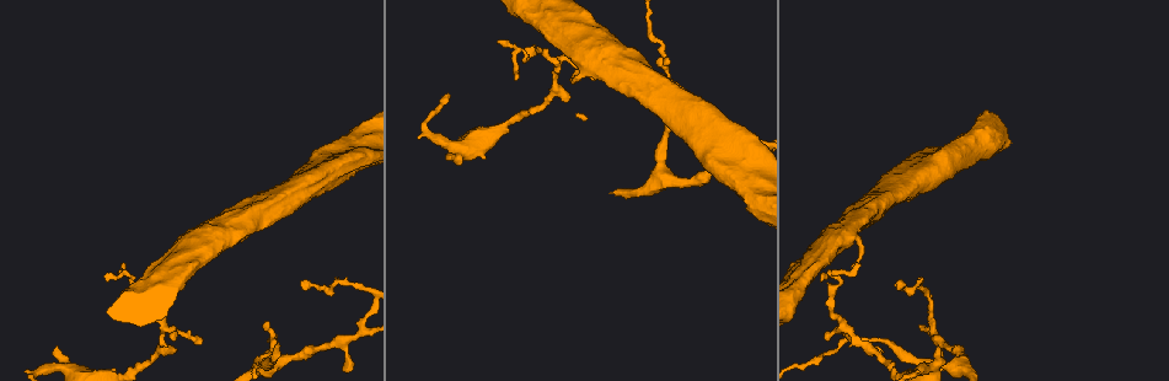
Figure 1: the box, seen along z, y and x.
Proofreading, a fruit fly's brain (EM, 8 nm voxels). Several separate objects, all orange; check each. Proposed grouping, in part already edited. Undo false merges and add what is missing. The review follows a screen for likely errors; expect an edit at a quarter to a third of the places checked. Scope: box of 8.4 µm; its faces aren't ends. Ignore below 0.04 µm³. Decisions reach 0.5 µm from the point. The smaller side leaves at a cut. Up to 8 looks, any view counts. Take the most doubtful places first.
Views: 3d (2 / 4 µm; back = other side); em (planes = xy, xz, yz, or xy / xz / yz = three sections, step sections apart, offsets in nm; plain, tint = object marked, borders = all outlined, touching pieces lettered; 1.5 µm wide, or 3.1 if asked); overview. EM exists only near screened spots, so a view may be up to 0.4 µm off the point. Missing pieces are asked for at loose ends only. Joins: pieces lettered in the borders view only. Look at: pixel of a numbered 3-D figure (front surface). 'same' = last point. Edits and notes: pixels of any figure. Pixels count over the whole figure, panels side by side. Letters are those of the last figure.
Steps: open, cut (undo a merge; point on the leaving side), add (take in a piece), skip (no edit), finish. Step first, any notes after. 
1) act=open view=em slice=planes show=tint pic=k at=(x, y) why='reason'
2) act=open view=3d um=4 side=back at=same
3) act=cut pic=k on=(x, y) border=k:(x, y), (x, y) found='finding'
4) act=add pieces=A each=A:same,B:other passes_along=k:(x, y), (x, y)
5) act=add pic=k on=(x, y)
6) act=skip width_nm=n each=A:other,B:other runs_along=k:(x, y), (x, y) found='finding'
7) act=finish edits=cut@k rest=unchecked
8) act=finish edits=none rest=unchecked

act=open view=em slice=xy step=8 show=borders pic=1 at=(300, 283) why='long arm stops here'

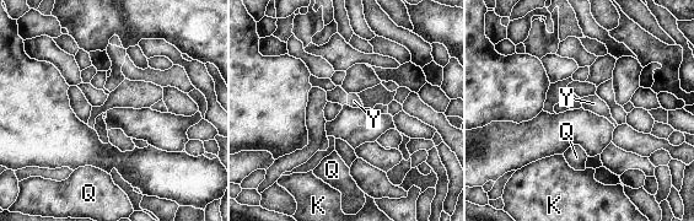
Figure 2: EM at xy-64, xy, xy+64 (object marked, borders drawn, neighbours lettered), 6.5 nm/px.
act=open view=em slice=yz step=8 show=borders at=same why='cut it another way'

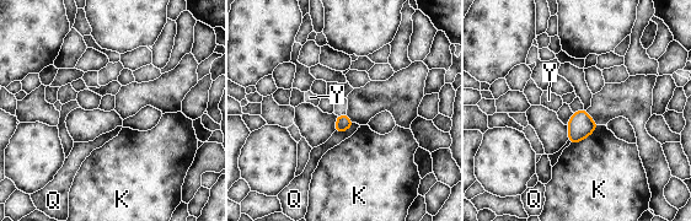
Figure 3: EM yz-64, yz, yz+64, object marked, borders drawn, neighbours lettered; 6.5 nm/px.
act=skip width_nm=100 longest_contact=K:220nm each=K:other,Q:other,Y:other found='none of them fits'

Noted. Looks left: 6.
act=open view=em slice=xy step=4 show=borders pic=1 at=(269, 322) why='tapers out'

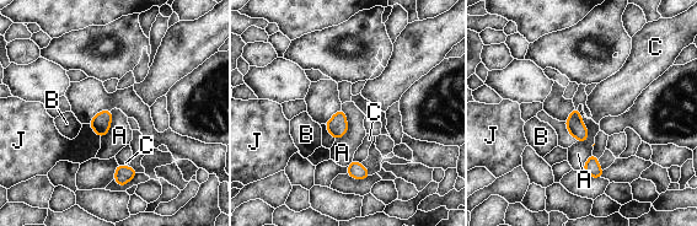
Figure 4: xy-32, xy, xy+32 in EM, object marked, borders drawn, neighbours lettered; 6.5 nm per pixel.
act=skip each=A:other,B:other,C:other,J:other border=4:(87, 124), (100, 138) found='no lettered piece goes on from it'

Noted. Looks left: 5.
act=open view=em slice=planes show=borders pic=1 at=(363, 331) why='sharp bend'

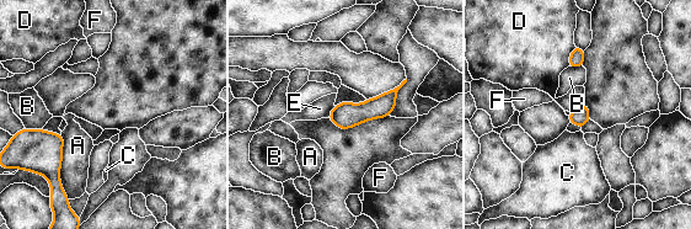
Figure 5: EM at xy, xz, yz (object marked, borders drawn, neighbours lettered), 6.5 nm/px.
act=skip each=A:other,B:other,C:other,D:other,E:other,F:other found='one neuron here'

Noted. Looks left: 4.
act=finish edits=none rest=unchecked

